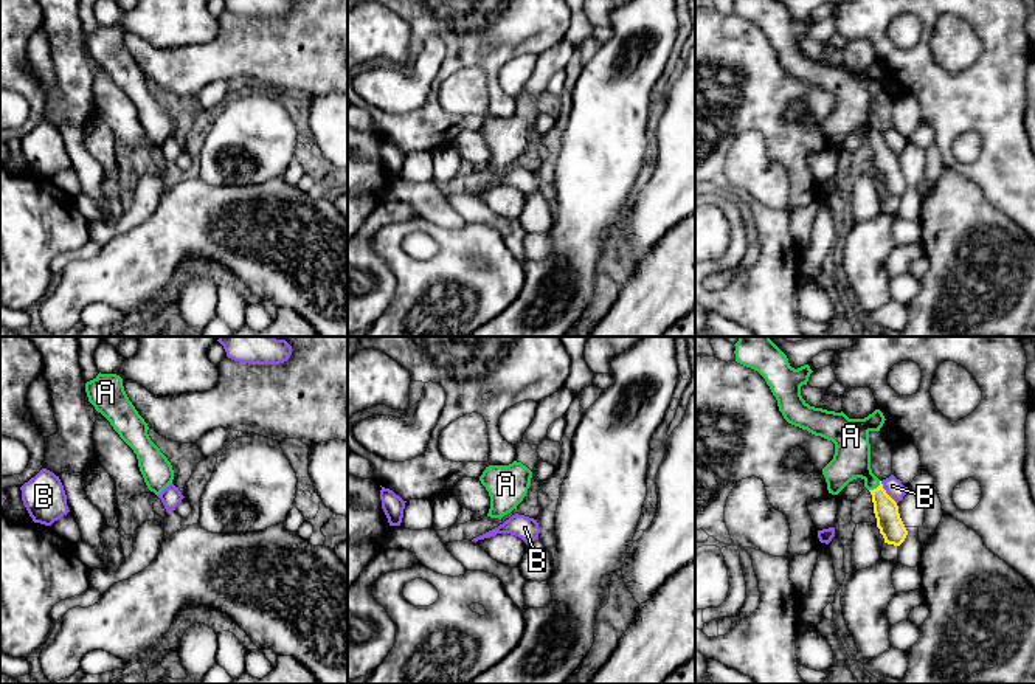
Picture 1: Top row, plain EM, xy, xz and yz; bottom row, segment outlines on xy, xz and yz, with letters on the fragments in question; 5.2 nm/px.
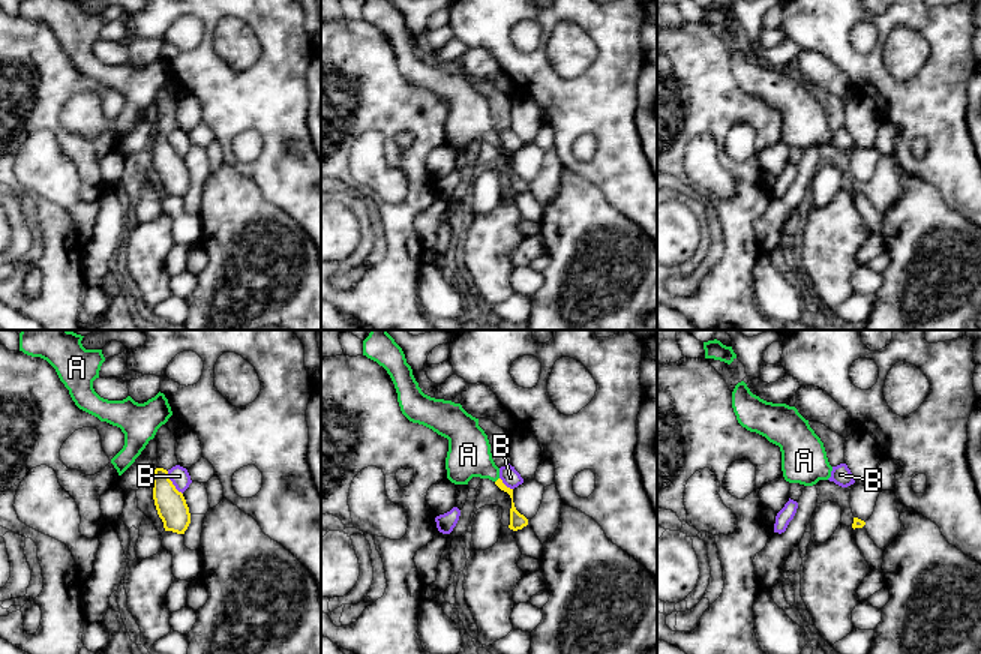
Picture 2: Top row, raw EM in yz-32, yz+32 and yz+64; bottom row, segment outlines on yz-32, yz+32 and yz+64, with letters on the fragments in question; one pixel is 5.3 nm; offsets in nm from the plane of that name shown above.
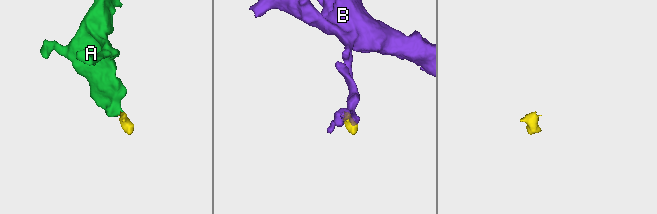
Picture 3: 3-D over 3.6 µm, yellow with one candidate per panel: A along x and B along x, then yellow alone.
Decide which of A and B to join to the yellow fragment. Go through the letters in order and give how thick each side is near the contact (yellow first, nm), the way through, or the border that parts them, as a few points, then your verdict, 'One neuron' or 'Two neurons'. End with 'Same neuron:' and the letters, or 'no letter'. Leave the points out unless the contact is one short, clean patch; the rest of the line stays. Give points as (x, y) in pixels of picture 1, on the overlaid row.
A: Thickness 130 nm (yellow) against 190 nm. Path across: yz (889, 523), (877, 487), (852, 459), (852, 450). One neuron
B: Thickness 130 nm (yellow) against 90 nm. Boundary: yz (880, 481), (885, 492), (896, 503). Two neurons
Same neuron: A

